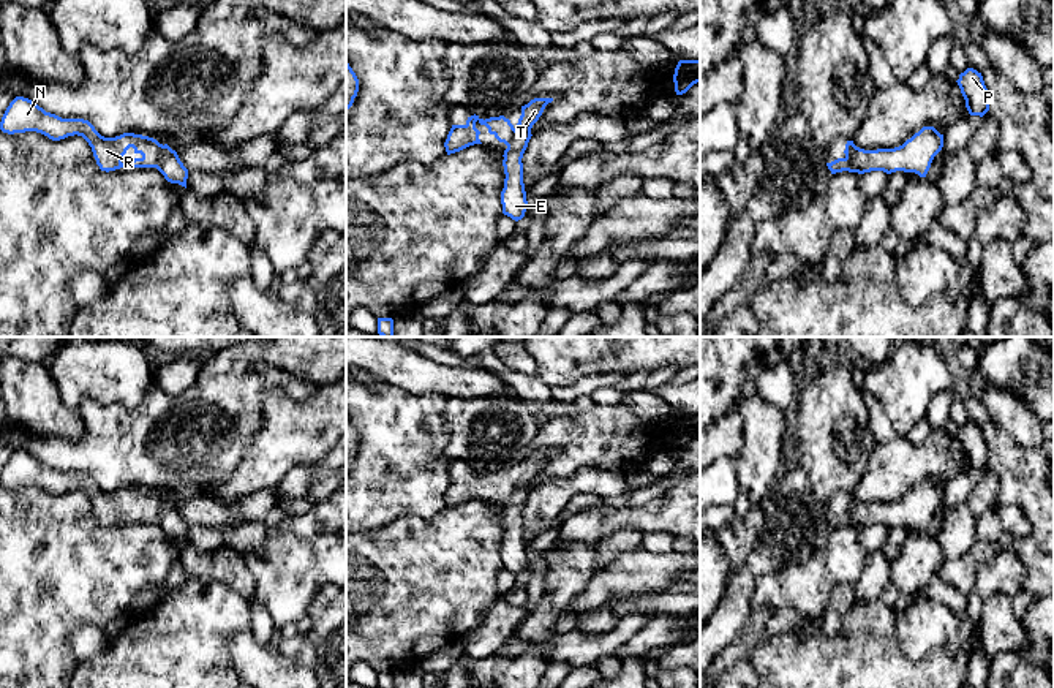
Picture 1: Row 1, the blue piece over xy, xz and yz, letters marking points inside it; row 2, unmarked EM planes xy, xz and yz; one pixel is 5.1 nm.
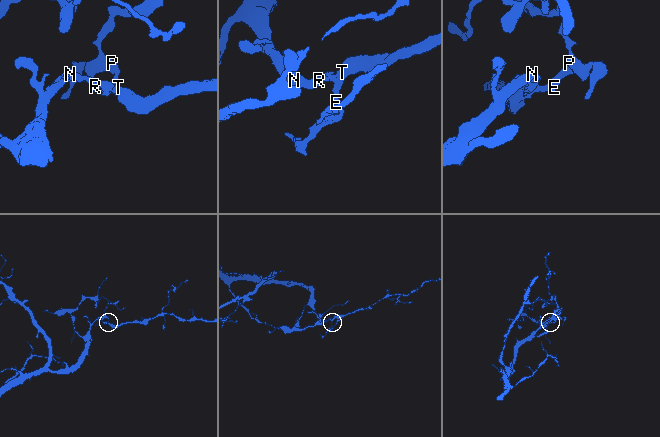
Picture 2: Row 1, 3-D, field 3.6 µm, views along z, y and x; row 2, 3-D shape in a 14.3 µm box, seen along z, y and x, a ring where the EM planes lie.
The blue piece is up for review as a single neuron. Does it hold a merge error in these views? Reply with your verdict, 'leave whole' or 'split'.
leave whole

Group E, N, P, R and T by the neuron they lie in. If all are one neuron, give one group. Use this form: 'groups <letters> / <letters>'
groups E N P R T

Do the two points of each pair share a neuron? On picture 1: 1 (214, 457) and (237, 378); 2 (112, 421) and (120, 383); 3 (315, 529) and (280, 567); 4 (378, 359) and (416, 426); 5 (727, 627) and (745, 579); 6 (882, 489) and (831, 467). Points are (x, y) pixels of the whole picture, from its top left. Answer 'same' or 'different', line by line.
1: same
2: different
3: same
4: different
5: same
6: different

